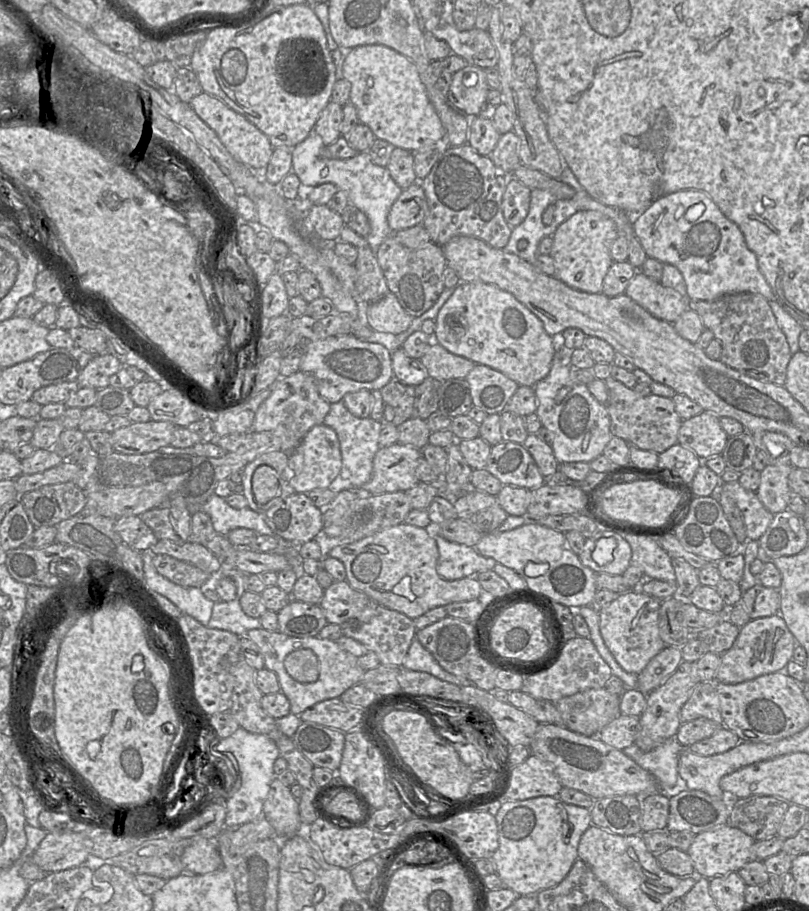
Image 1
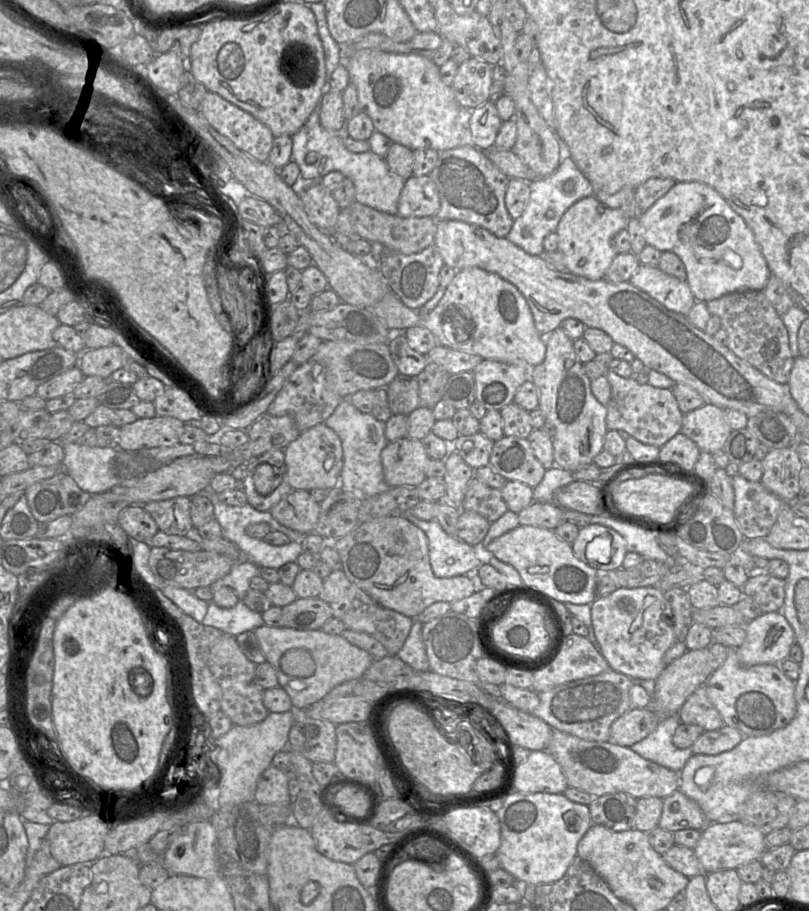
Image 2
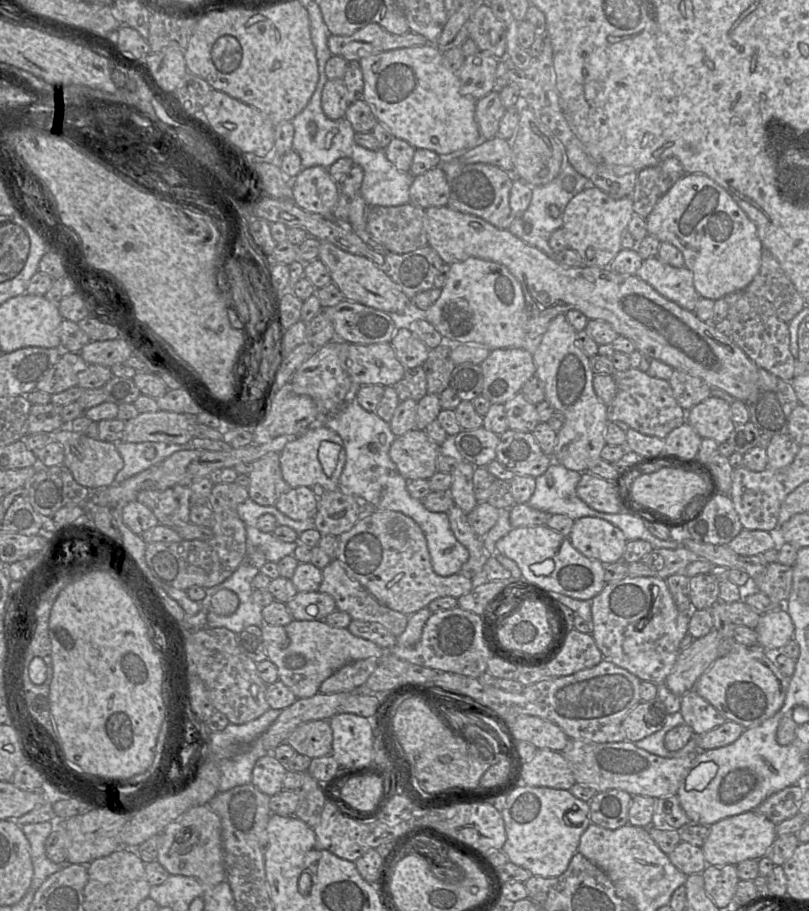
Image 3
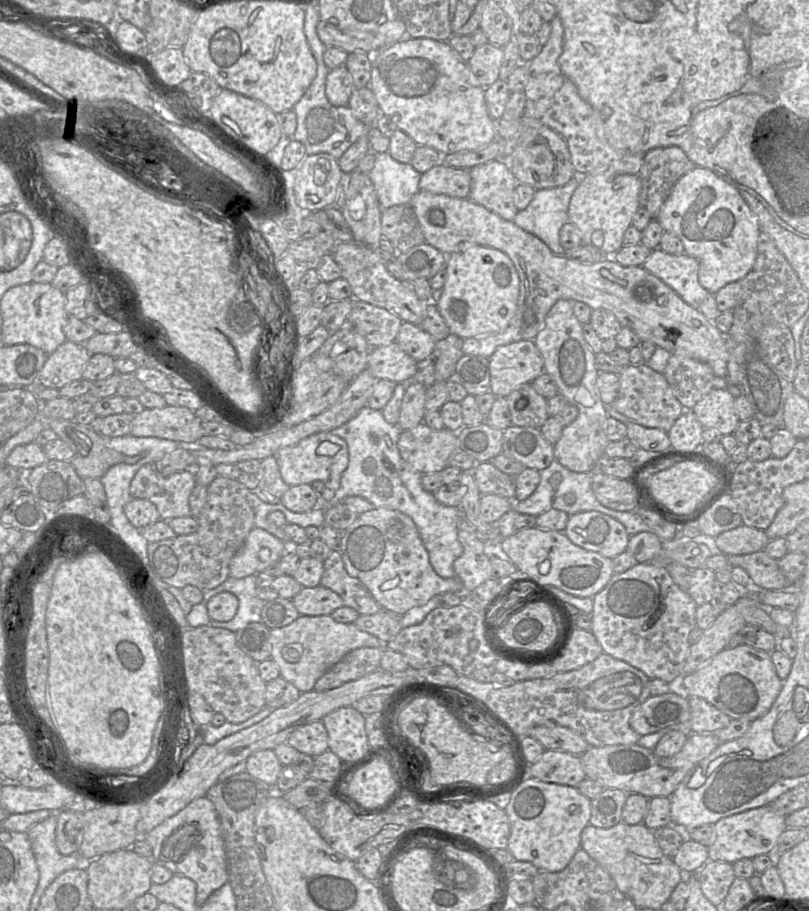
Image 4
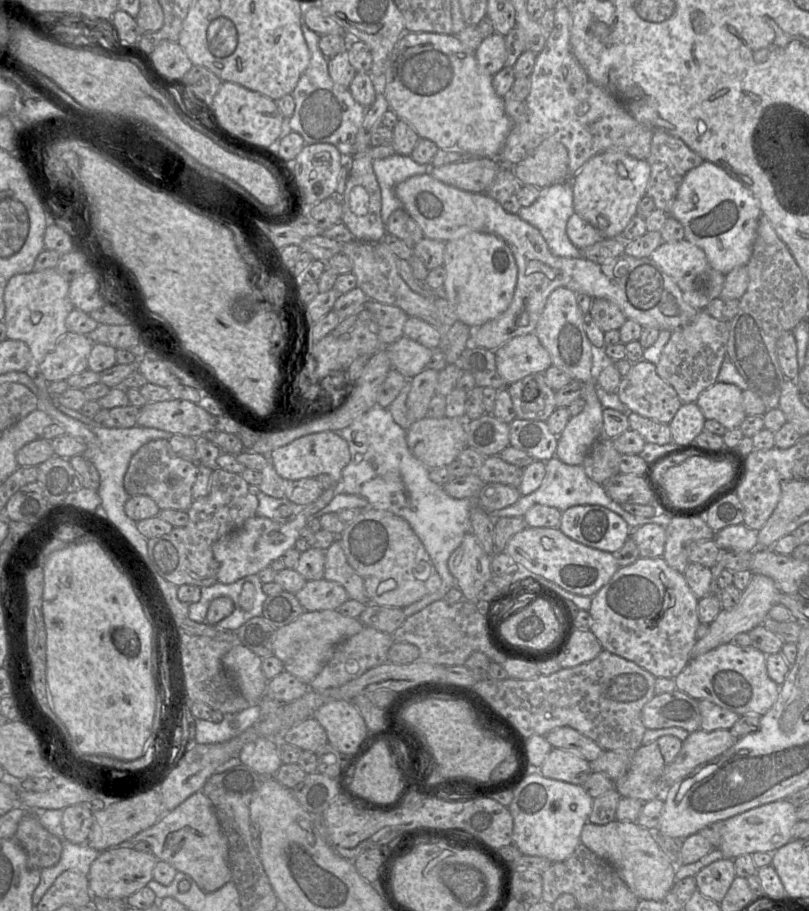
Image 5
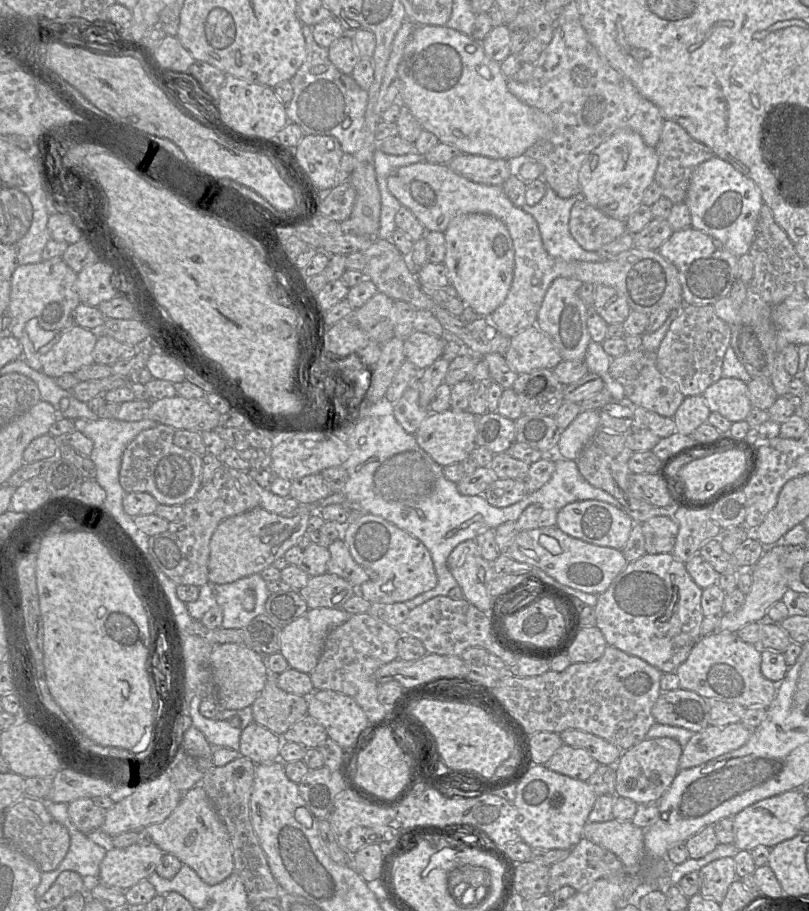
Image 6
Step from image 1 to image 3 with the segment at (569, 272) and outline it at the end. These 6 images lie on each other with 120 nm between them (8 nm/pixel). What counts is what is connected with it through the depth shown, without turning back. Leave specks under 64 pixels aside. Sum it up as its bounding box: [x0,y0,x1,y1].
[562,185,633,267]

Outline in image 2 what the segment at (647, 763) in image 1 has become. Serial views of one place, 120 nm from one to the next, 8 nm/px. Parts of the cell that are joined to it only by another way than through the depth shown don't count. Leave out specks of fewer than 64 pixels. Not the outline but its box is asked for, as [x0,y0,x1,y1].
[630,715,694,773]

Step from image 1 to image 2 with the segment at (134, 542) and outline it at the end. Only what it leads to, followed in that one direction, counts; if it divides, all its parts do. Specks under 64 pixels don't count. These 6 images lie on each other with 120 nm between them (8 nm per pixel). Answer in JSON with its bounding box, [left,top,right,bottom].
[117,505,159,542]

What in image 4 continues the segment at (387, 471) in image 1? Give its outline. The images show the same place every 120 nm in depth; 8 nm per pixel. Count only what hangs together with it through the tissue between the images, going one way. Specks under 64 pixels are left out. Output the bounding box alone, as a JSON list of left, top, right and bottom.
[397,422,458,474]

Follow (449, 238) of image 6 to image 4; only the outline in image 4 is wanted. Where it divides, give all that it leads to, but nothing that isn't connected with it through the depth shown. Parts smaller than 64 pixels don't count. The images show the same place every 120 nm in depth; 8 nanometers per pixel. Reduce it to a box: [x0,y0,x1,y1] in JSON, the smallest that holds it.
[437,245,519,339]

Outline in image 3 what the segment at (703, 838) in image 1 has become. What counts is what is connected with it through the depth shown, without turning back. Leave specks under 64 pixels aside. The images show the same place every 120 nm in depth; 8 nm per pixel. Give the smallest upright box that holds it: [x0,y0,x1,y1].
[701,811,776,865]

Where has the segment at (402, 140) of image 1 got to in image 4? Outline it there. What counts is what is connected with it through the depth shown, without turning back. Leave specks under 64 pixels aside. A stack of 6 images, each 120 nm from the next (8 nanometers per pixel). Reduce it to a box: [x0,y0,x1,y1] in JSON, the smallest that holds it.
[367,35,496,155]

